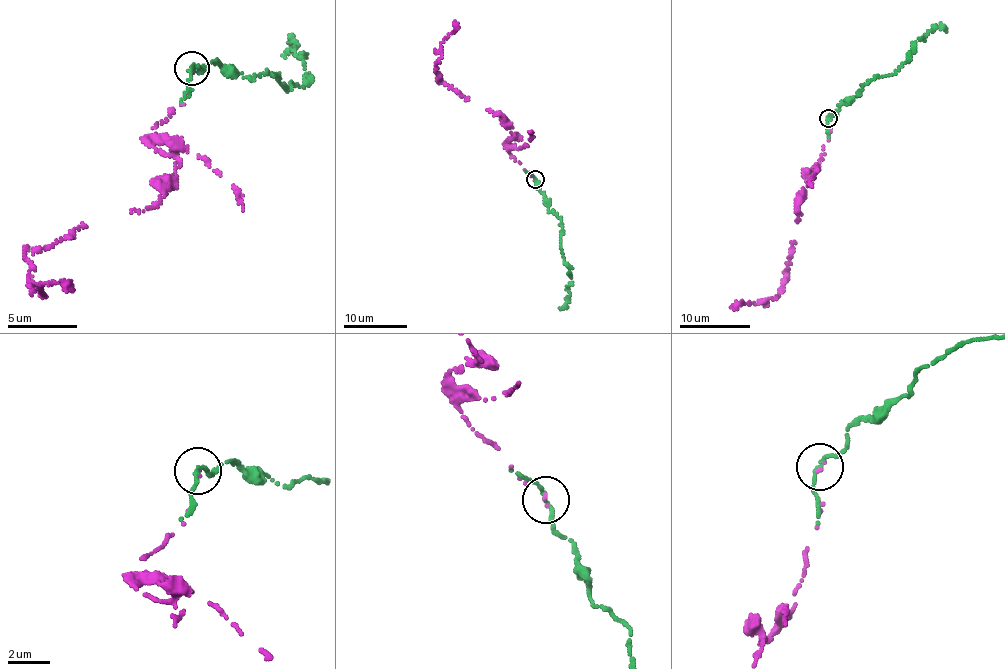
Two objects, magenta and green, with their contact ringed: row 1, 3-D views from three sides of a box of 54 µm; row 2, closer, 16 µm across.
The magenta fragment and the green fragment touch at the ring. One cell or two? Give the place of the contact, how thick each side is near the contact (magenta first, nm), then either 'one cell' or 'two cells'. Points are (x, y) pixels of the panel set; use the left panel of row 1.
place (191, 68); calibres 150 and 190 nm; one cell

